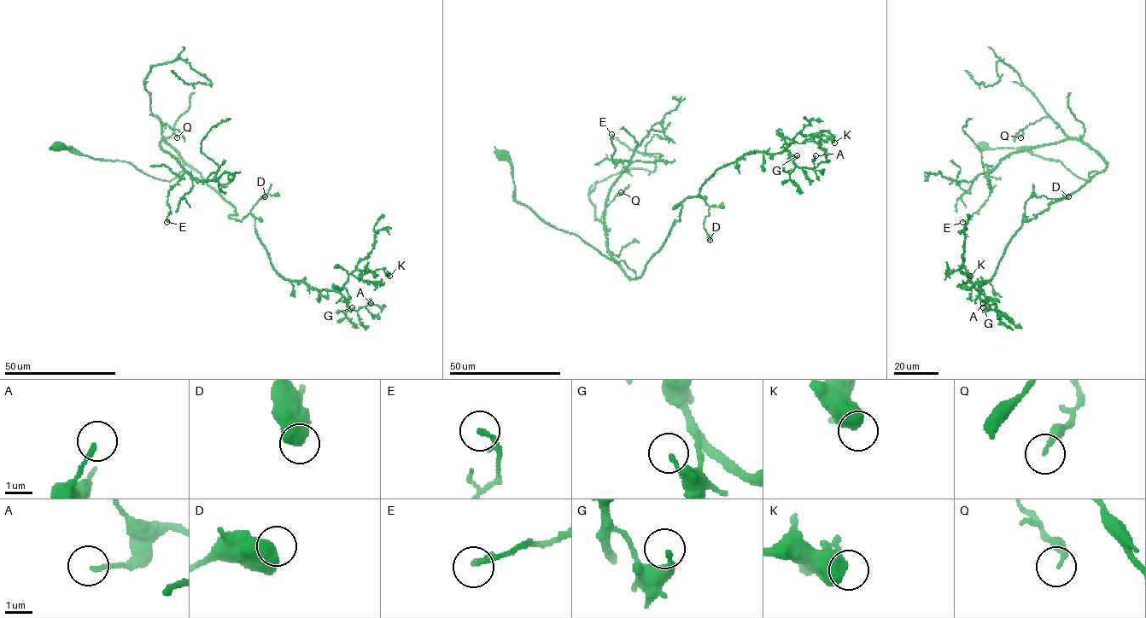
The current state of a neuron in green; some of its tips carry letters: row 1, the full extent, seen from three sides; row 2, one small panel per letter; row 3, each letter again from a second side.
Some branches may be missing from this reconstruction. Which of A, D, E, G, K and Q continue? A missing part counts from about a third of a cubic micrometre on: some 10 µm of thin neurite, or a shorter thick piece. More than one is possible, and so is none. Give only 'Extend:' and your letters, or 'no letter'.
Extend: no letter

